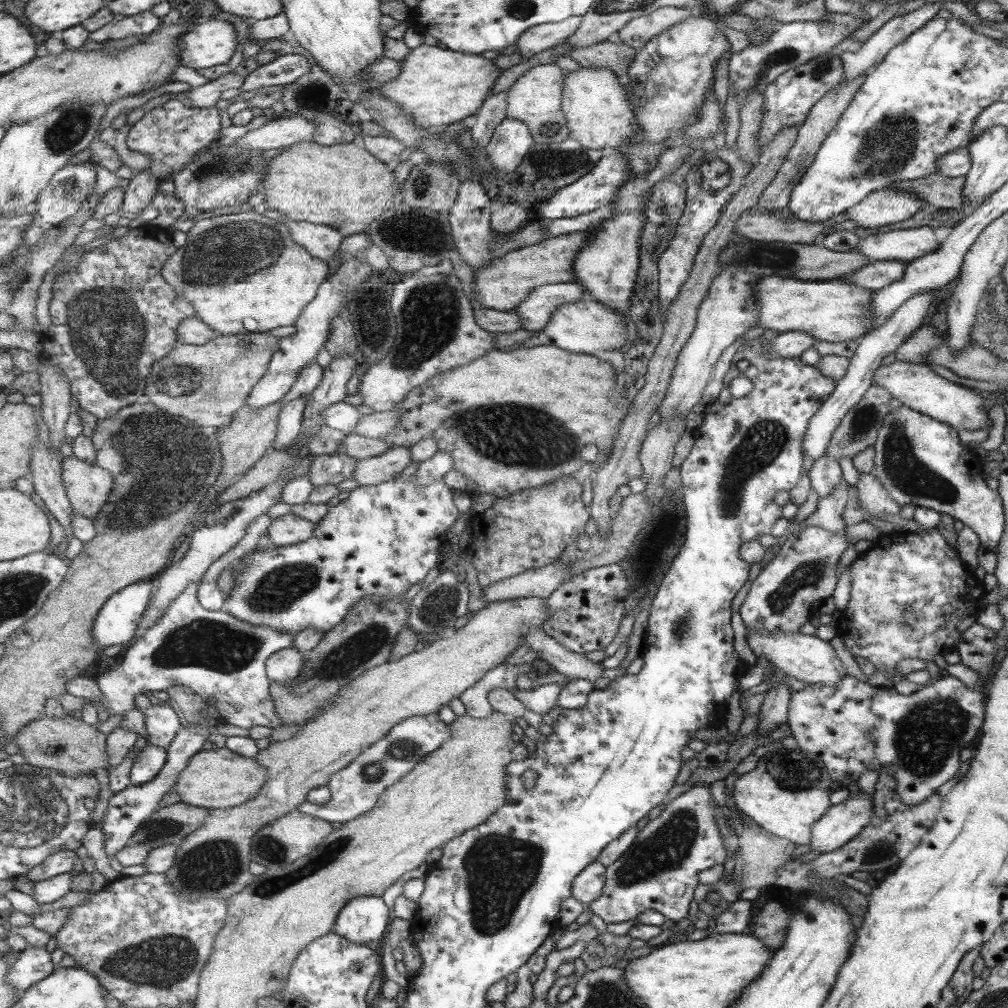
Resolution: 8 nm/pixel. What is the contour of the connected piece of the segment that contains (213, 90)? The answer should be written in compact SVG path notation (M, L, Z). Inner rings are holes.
M229 73L225 76L220 76L215 80L208 81L204 85L193 88L187 95L192 106L199 108L207 108L213 106L221 106L223 94L229 88L237 88L241 90L246 77L242 73Z

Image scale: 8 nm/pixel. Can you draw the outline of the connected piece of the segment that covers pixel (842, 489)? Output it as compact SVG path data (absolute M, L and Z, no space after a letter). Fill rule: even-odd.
M841 479L833 492L819 498L816 509L805 519L806 526L818 526L832 533L845 531L840 514L847 500L847 486L845 480Z

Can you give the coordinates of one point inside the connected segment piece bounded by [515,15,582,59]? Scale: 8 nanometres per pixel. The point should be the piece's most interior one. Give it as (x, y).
(541, 36)

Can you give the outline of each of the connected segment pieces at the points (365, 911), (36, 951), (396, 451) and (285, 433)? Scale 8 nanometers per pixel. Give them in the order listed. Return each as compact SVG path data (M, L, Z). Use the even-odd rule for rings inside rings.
M361 896L348 902L339 913L334 932L352 944L365 946L369 942L385 940L393 910L380 896Z
M38 946L29 947L15 957L13 969L9 971L8 981L18 988L18 992L25 992L37 982L45 980L57 969L51 962L51 953Z
M398 446L381 456L360 460L353 480L357 482L357 487L379 485L389 480L395 480L413 462L411 448Z
M306 397L285 403L280 414L278 435L273 444L275 450L286 451L302 433L307 401Z

